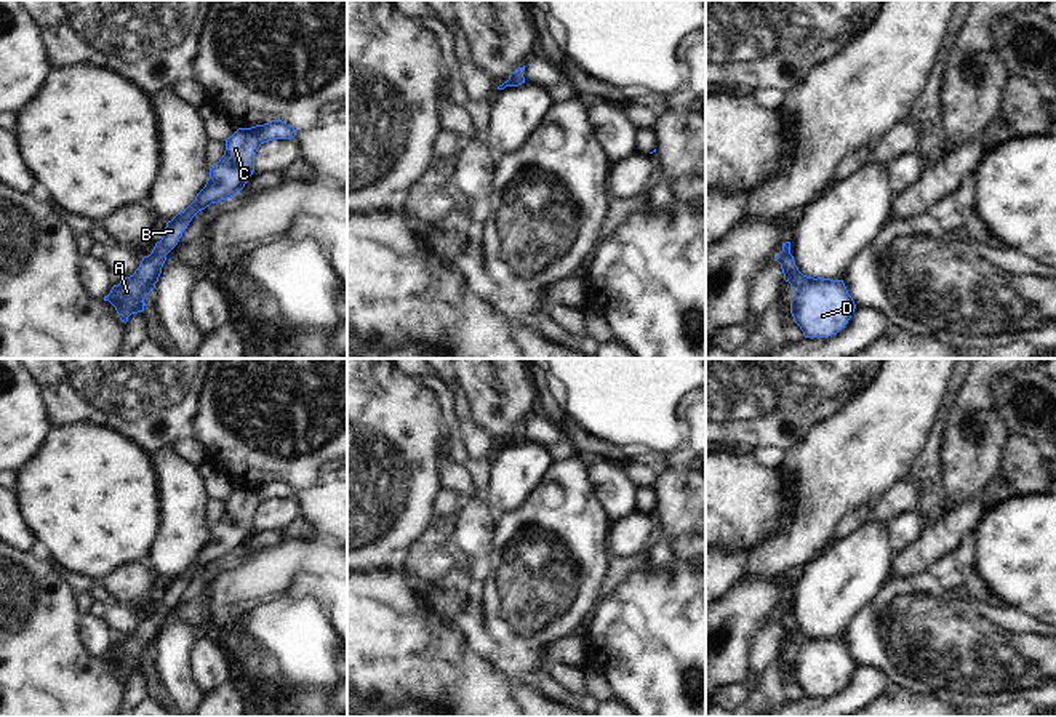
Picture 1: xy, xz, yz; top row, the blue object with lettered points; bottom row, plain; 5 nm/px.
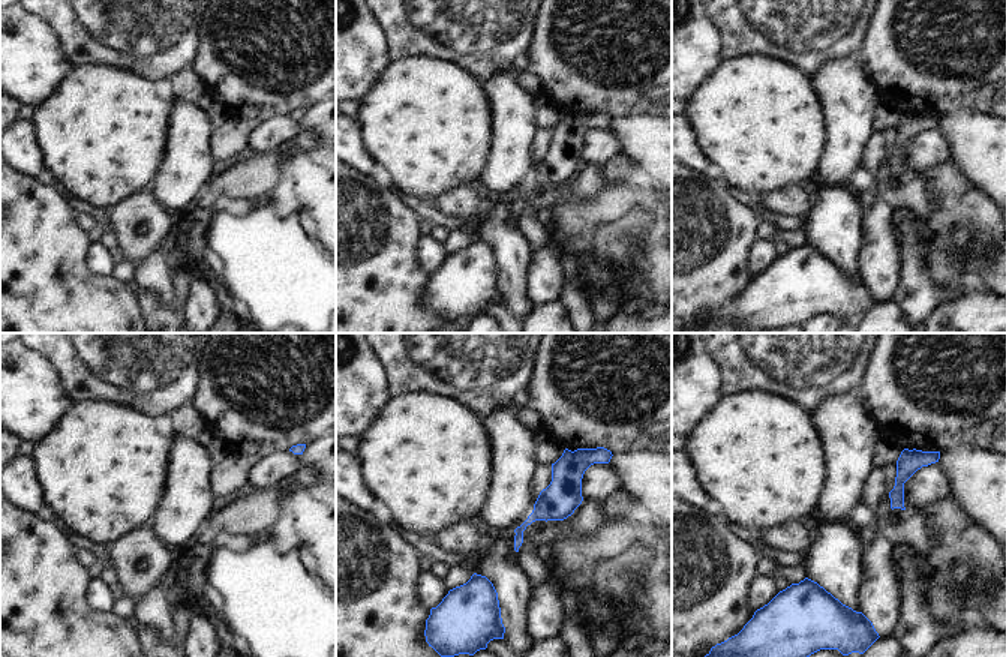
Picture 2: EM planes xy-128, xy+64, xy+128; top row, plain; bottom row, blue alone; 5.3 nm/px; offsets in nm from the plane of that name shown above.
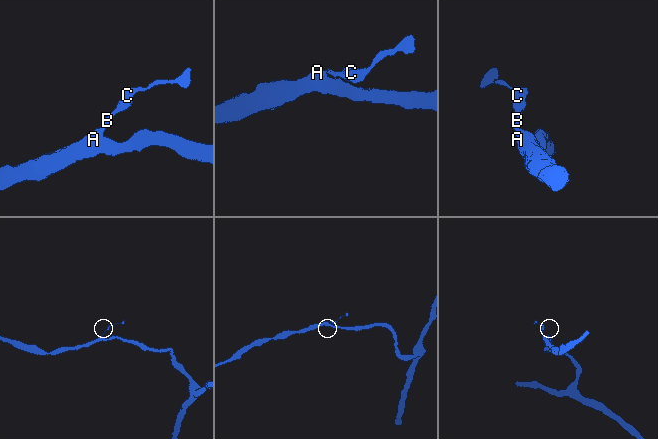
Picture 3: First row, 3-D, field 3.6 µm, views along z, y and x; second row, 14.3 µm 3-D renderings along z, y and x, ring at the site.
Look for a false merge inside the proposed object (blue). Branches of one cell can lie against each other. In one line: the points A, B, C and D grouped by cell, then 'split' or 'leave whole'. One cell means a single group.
A B C D; leave whole

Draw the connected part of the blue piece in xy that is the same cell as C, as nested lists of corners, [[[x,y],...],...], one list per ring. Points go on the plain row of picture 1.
[[[272,479],[251,487],[238,487],[226,498],[224,514],[211,523],[210,536],[195,559],[166,581],[162,599],[155,602],[149,615],[142,616],[134,632],[114,643],[104,655],[104,659],[115,666],[122,680],[126,682],[131,672],[144,669],[144,656],[155,647],[166,613],[178,603],[192,576],[211,562],[227,559],[245,546],[254,530],[254,514],[264,501],[294,495],[293,485]]]

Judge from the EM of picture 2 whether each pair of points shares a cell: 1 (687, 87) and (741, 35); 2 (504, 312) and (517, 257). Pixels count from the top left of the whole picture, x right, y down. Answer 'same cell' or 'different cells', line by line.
1: different cells
2: different cells

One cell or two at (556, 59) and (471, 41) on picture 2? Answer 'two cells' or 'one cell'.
two cells

